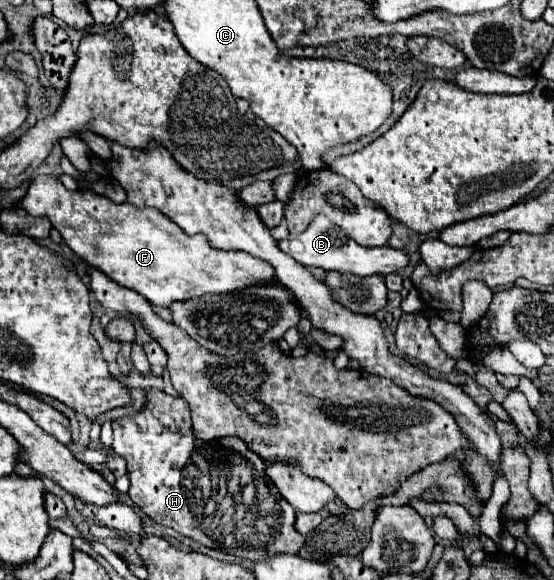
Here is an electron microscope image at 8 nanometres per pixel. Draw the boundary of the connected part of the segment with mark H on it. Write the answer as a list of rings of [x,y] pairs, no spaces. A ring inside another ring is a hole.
[[[148,390],[148,404],[136,416],[118,418],[112,422],[112,450],[128,464],[130,500],[148,514],[154,522],[168,526],[202,546],[222,550],[226,554],[248,558],[252,562],[266,560],[276,554],[296,554],[304,536],[294,528],[296,510],[280,496],[278,488],[264,474],[264,462],[238,438],[226,436],[212,442],[196,440],[190,432],[190,408],[182,396],[168,396],[160,390]],[[246,512],[254,522],[246,524]]]

